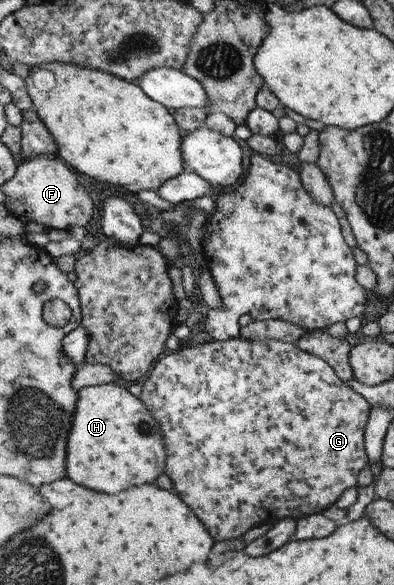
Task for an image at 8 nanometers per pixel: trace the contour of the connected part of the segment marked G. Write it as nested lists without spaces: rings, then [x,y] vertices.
[[[240,336],[227,341],[212,340],[196,346],[184,343],[177,351],[157,360],[142,386],[139,399],[146,405],[162,431],[166,451],[166,474],[173,482],[173,489],[196,513],[216,542],[242,537],[248,530],[261,524],[275,524],[283,518],[298,520],[324,512],[340,498],[344,490],[358,486],[358,473],[369,465],[365,449],[365,426],[371,404],[349,383],[341,381],[325,360],[304,352],[296,343],[276,339],[249,341]]]

